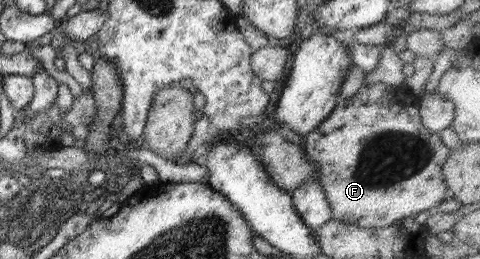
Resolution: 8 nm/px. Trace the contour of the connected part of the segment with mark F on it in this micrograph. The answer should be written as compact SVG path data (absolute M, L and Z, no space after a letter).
M369 83L368 85L363 85L356 94L347 97L342 104L335 107L330 112L330 115L313 132L309 132L309 135L305 135L303 138L306 157L318 164L318 172L320 172L319 181L330 204L332 218L335 220L355 225L359 228L385 228L391 226L396 220L403 219L404 217L415 218L420 212L425 212L429 208L438 206L450 194L448 186L444 181L442 166L449 158L452 150L442 142L439 133L429 132L427 128L424 128L422 120L411 116L409 108L399 98L393 96L395 90L397 90L397 87L388 85L387 83Z

